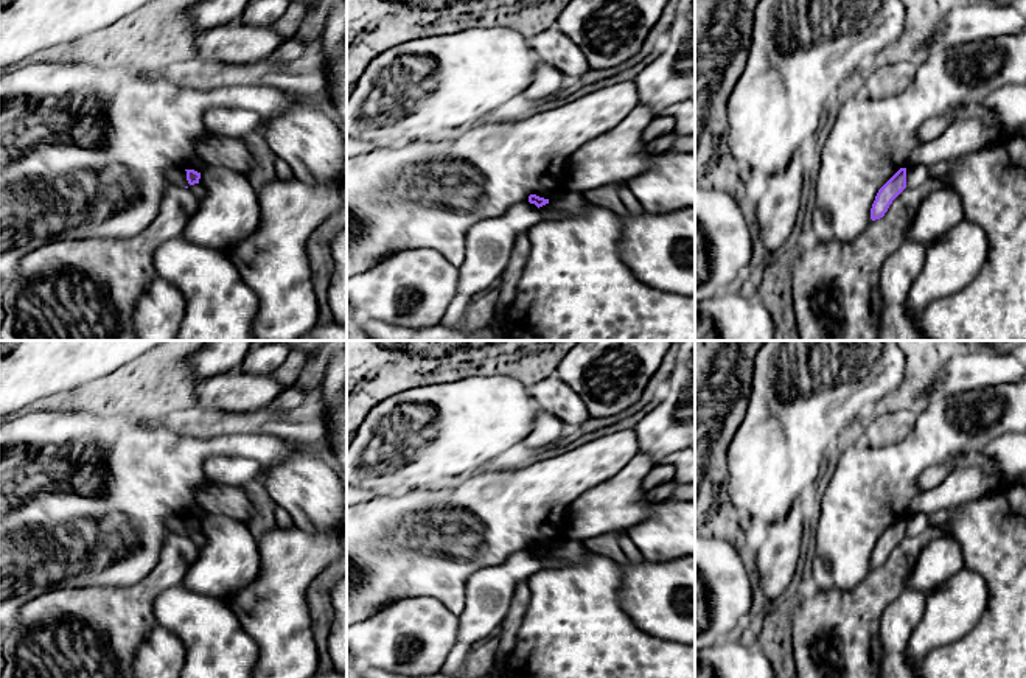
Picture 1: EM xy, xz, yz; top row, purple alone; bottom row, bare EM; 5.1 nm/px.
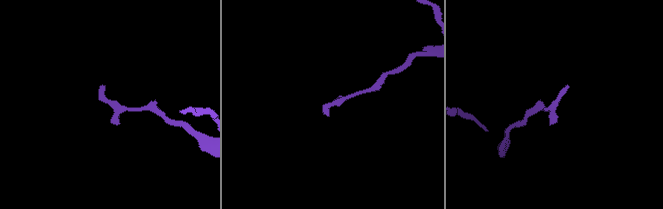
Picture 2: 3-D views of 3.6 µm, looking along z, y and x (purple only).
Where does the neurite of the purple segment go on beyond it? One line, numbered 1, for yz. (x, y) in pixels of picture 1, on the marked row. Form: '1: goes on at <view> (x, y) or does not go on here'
1: does not go on here

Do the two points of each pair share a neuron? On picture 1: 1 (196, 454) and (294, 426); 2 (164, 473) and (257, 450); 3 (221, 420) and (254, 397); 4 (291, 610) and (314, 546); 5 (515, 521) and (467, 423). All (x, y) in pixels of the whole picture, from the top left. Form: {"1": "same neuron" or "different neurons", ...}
{"1": "different neurons", "2": "same neuron", "3": "different neurons", "4": "same neuron", "5": "different neurons"}

